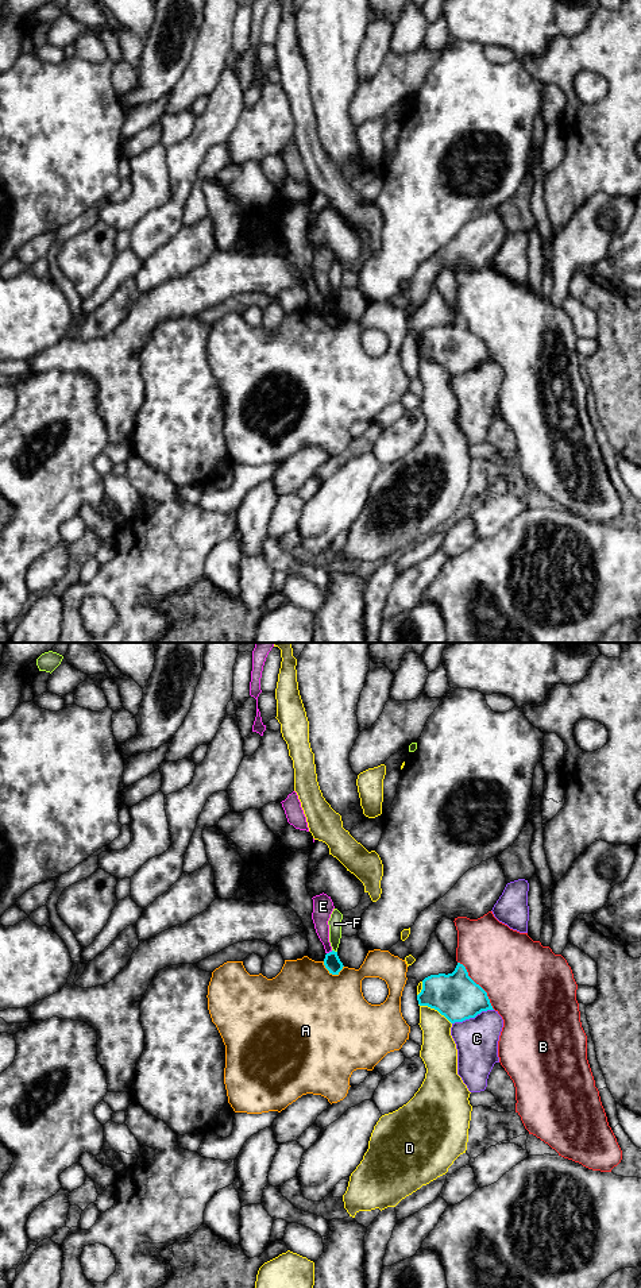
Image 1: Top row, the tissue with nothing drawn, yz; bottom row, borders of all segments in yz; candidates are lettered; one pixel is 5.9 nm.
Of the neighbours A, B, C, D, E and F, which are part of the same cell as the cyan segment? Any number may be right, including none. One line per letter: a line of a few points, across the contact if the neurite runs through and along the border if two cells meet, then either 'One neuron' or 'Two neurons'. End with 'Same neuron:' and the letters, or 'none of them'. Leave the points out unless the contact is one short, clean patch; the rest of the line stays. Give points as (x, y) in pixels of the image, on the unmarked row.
A: Two neurons
B: Two neurons
C: Two neurons
D: Two neurons
E: Line: yz (332, 303), (327, 305). Two neurons
F: Two neurons
Same neuron: none of them

